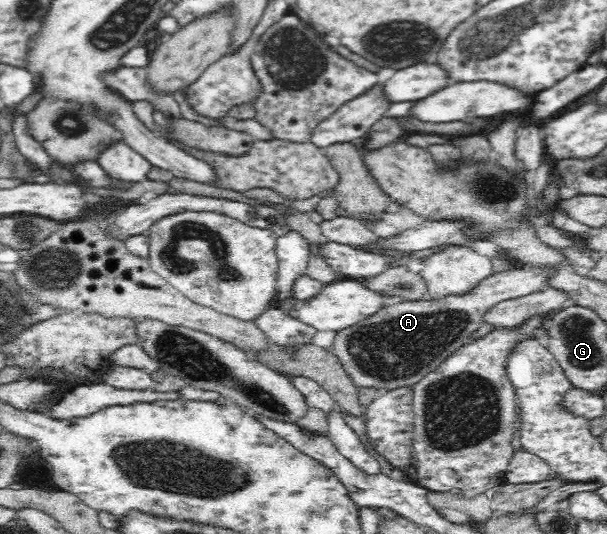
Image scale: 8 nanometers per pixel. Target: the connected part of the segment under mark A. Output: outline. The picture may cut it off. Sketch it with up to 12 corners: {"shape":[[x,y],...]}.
{"shape":[[554,268],[494,272],[468,294],[393,300],[338,331],[357,389],[411,388],[497,303]]}

